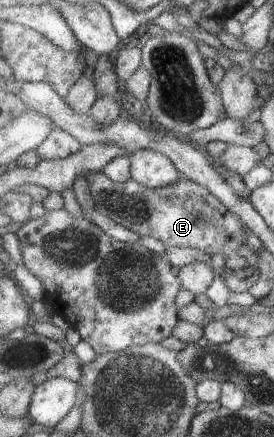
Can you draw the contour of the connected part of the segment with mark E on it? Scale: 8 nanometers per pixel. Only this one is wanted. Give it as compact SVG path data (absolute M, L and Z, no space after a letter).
M85 170L80 176L84 177L89 186L97 212L141 237L151 236L169 248L199 249L209 254L221 251L225 254L225 264L231 272L248 266L245 257L241 256L241 248L249 244L249 236L241 224L242 220L197 181L181 175L177 184L150 189L133 178L123 184L115 182L102 170Z

